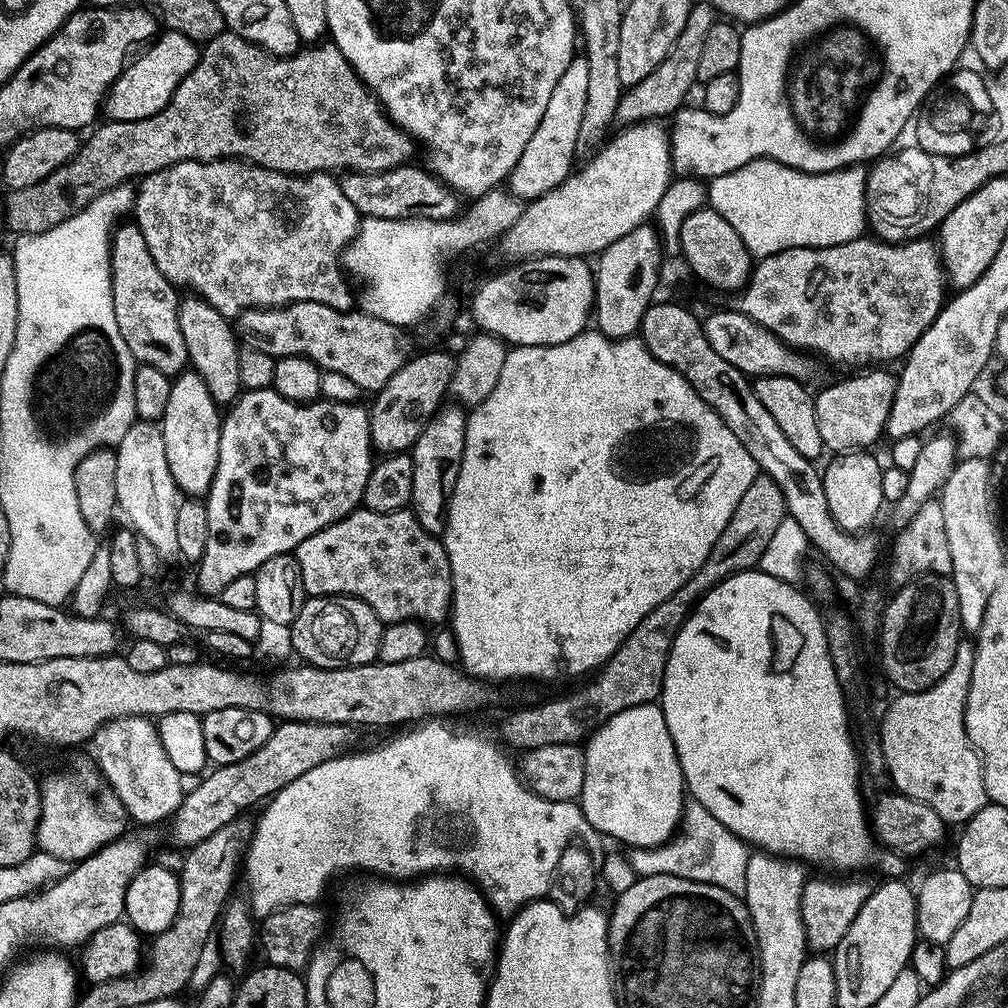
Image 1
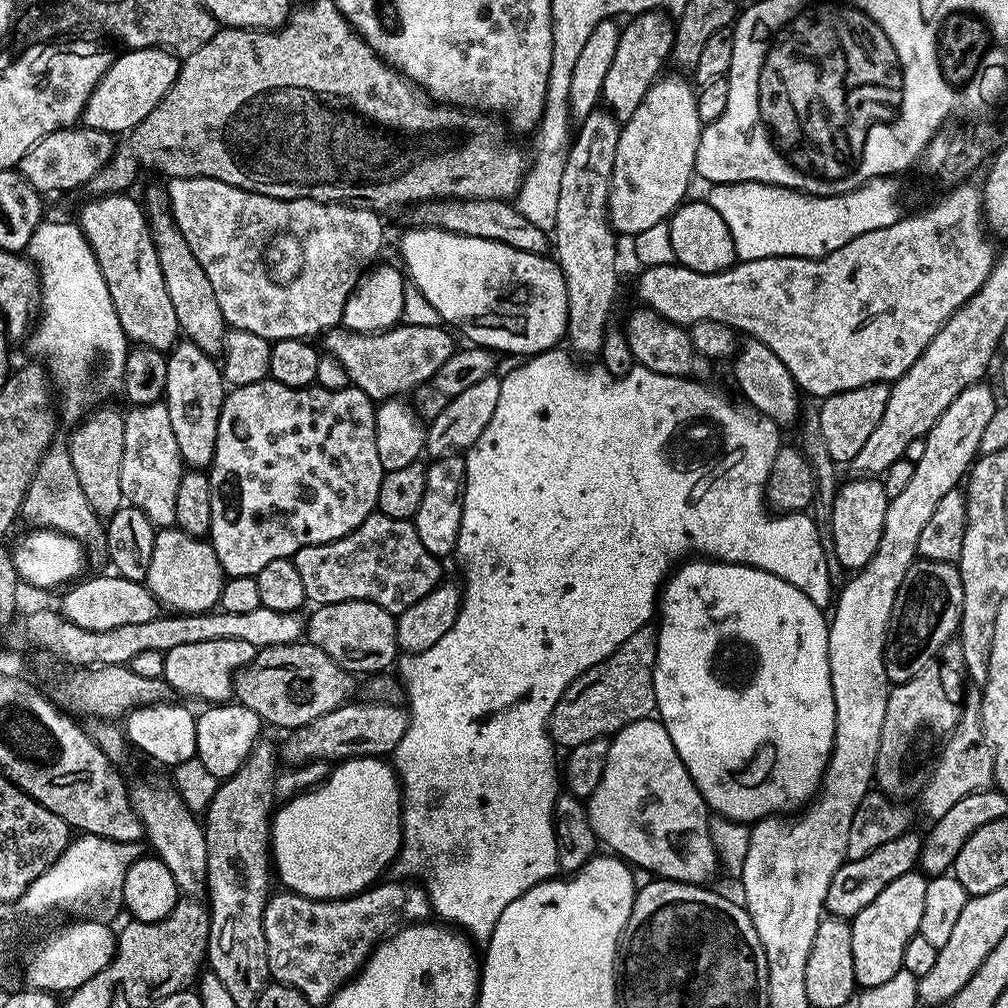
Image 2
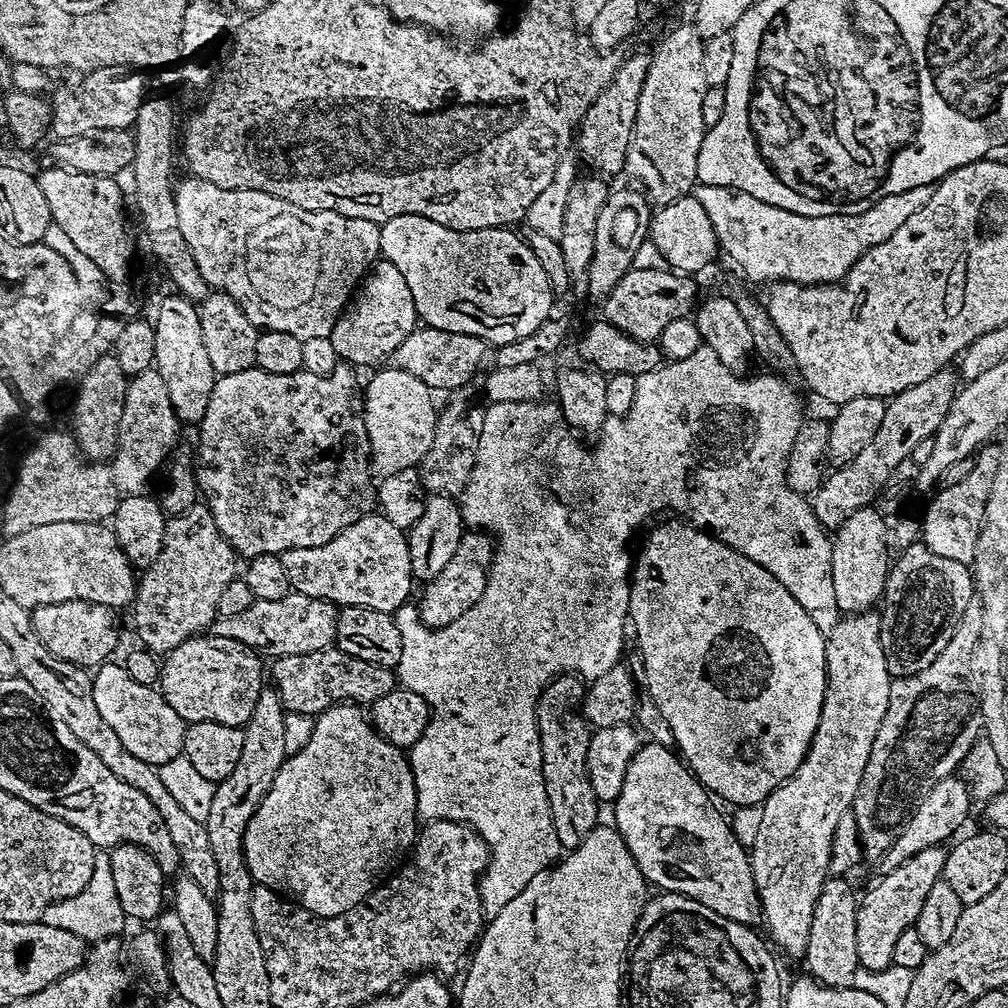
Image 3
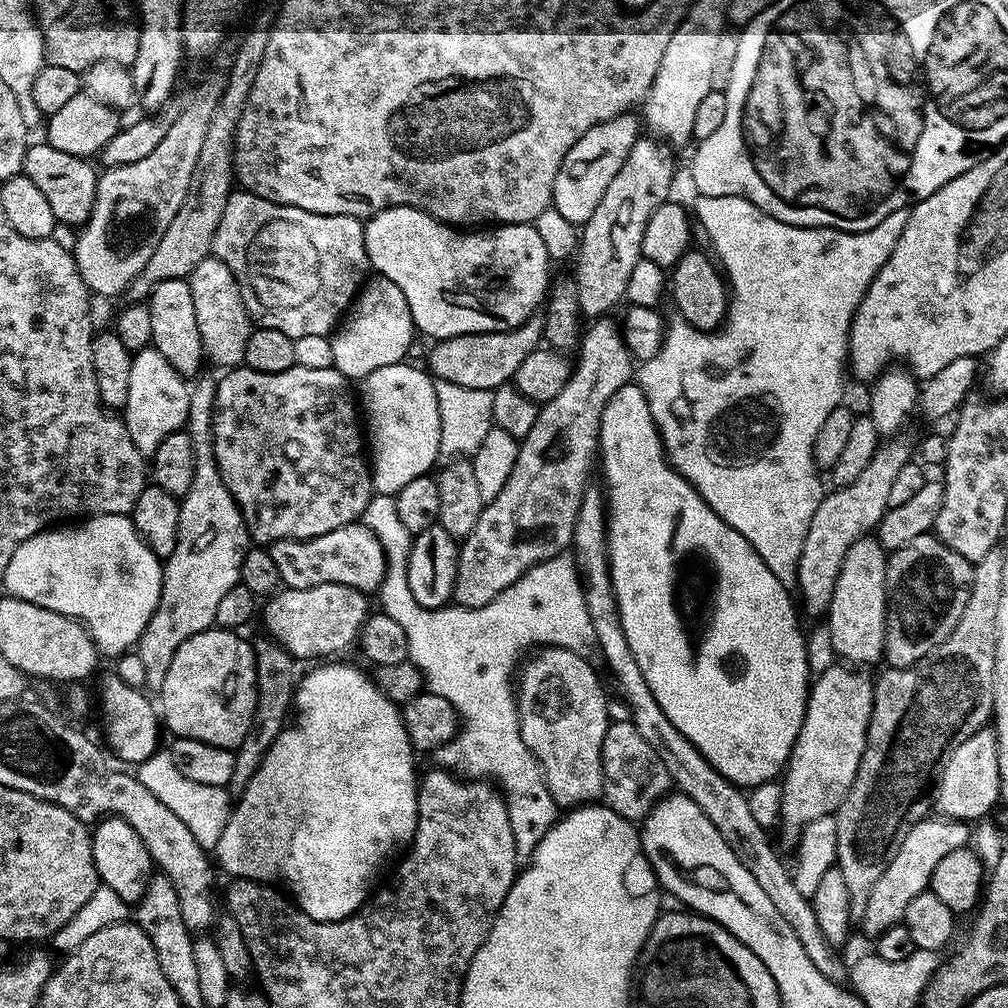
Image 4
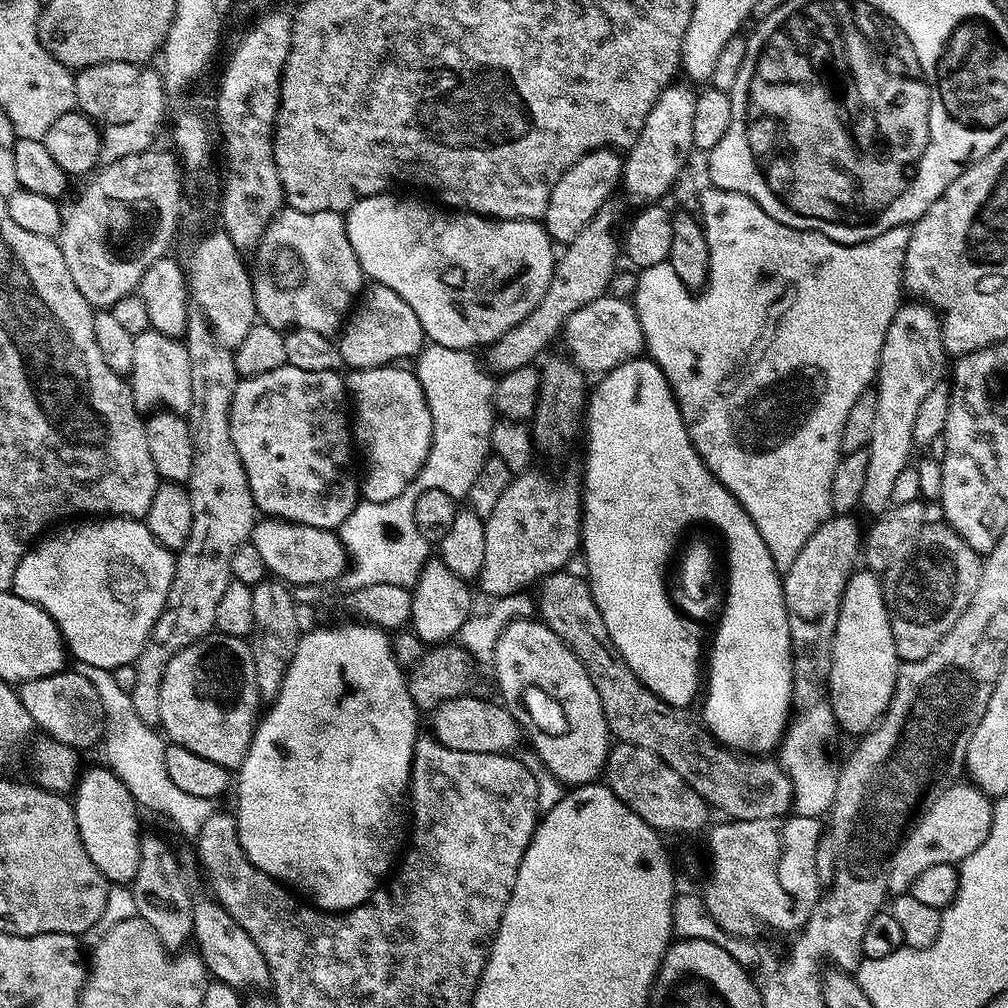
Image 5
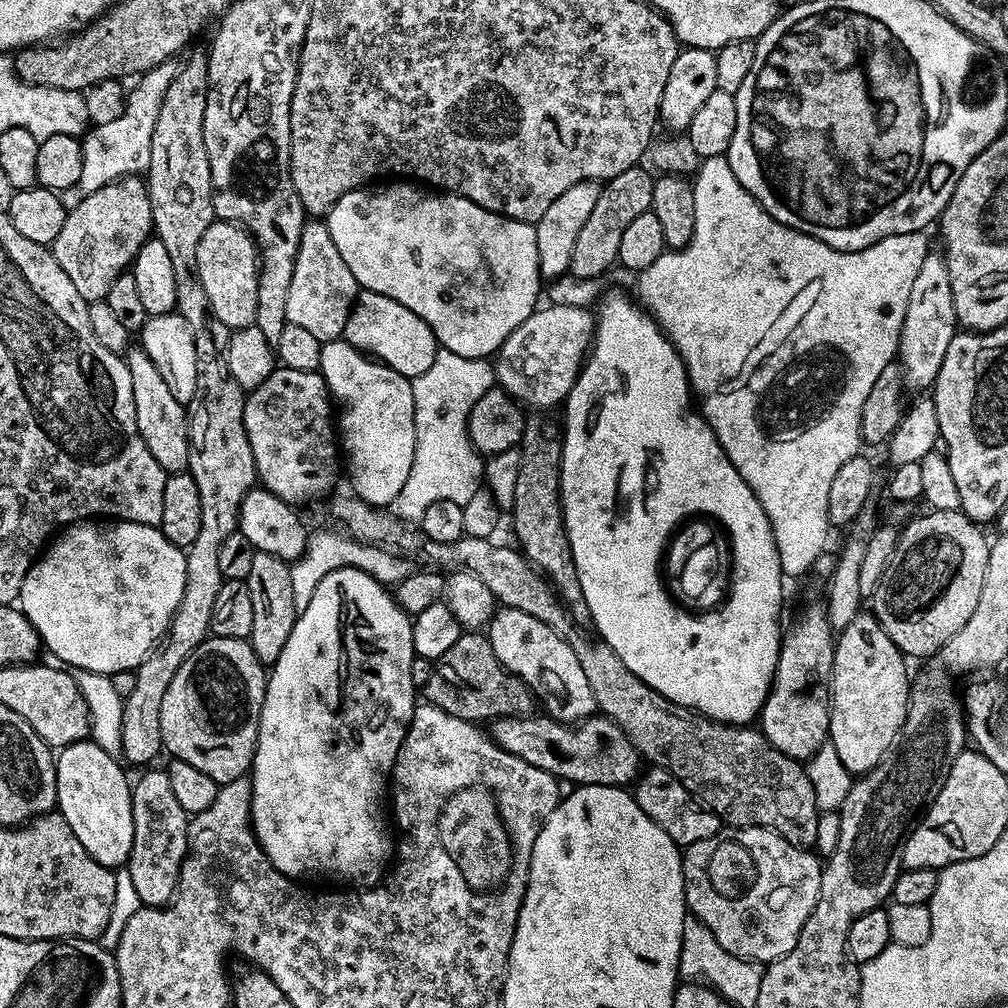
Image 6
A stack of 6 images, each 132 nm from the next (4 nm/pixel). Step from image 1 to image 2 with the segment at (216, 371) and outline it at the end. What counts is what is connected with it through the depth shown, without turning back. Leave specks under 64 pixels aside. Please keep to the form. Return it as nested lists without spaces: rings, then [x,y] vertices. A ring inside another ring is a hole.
[[[163,187],[152,188],[142,196],[142,204],[150,217],[152,240],[158,248],[158,262],[162,266],[162,278],[166,278],[166,294],[170,294],[170,302],[174,305],[174,314],[178,314],[178,326],[181,333],[190,342],[194,342],[207,356],[219,357],[224,350],[224,333],[226,325],[222,306],[218,306],[218,298],[214,295],[214,286],[210,286],[210,278],[206,278],[206,270],[202,270],[202,262],[194,258],[190,246],[178,230],[168,206],[168,194]]]

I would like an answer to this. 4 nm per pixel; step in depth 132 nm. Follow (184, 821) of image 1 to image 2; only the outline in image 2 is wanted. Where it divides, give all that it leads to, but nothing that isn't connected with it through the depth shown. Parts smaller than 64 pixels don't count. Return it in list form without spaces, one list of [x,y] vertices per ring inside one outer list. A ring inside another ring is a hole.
[[[369,699],[368,704],[349,702],[324,714],[322,718],[295,729],[282,754],[294,761],[294,764],[305,762],[339,762],[351,759],[353,756],[387,757],[395,753],[402,734],[408,729],[408,708],[400,702],[381,702]]]

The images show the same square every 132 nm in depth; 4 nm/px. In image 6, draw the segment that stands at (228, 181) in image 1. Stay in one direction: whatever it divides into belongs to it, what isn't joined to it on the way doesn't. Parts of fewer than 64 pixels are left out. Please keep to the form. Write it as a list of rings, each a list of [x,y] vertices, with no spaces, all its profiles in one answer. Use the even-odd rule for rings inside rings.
[[[308,222],[302,230],[298,258],[294,262],[294,278],[290,278],[290,298],[286,306],[288,323],[302,326],[321,342],[339,340],[358,295],[358,285],[350,266],[338,254],[327,223]]]

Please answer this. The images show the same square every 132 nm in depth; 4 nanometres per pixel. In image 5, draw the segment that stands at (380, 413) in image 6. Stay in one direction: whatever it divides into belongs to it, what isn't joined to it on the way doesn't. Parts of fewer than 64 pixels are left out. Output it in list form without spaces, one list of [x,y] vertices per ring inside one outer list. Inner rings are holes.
[[[385,366],[383,368],[357,368],[349,371],[346,376],[346,387],[350,397],[351,407],[354,409],[354,444],[364,455],[364,464],[362,468],[362,479],[360,482],[360,494],[364,500],[370,502],[390,502],[390,498],[398,498],[406,490],[406,486],[412,484],[412,479],[419,474],[426,458],[430,454],[430,442],[432,441],[432,423],[430,422],[430,406],[426,406],[426,394],[422,394],[422,386],[418,382],[415,371],[404,369],[404,366]]]

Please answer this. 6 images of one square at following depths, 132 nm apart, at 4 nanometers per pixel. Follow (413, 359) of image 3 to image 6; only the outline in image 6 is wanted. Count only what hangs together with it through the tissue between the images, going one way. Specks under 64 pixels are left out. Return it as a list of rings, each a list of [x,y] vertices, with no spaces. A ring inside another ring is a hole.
[[[644,166],[622,170],[622,174],[607,181],[601,187],[594,211],[582,225],[582,231],[574,242],[574,254],[570,254],[568,272],[580,280],[592,280],[595,276],[602,275],[611,264],[615,265],[618,261],[618,246],[622,243],[626,226],[630,226],[630,221],[638,218],[638,214],[651,209],[653,194],[654,176],[652,172],[648,173]]]

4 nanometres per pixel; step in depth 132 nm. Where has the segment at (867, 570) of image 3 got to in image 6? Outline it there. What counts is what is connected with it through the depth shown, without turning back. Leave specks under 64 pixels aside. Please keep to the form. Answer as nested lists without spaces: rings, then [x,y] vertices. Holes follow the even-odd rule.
[[[861,610],[845,628],[839,629],[830,685],[832,713],[828,734],[831,744],[838,750],[838,758],[842,758],[842,764],[846,766],[848,772],[863,774],[879,766],[903,732],[910,691],[910,672],[908,676],[908,668],[904,663],[906,663],[904,653],[890,638],[890,634],[882,630],[882,626],[871,611]]]

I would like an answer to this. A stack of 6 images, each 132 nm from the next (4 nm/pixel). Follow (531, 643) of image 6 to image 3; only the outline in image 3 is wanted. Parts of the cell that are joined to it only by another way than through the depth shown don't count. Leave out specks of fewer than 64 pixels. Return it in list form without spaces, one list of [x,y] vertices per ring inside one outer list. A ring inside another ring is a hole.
[[[575,674],[554,676],[536,703],[538,734],[542,742],[542,778],[546,798],[550,798],[554,834],[558,834],[558,842],[564,850],[586,842],[588,835],[601,823],[602,805],[596,799],[586,774],[586,746],[590,746],[592,732],[588,721],[581,715],[585,691],[581,677]]]

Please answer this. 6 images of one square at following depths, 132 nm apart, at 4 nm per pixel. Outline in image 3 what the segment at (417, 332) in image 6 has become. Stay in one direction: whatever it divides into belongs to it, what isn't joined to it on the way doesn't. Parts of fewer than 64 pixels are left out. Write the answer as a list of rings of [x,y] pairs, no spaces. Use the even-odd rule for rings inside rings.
[[[380,258],[372,265],[367,276],[357,287],[350,303],[341,312],[340,317],[336,319],[336,325],[332,331],[331,337],[334,342],[334,350],[338,350],[341,361],[347,362],[353,366],[359,364],[376,364],[387,361],[398,346],[410,335],[418,326],[418,317],[414,298],[410,294],[410,286],[406,286],[406,278],[398,274],[398,266],[394,266],[390,261]]]

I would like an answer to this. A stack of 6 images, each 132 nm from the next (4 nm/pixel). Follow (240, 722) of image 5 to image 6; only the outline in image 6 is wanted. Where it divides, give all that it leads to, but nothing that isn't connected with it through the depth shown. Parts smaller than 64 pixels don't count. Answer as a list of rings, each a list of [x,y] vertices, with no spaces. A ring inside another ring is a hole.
[[[209,635],[192,651],[190,658],[182,662],[178,674],[174,674],[174,682],[170,682],[170,690],[166,690],[166,698],[162,698],[163,751],[169,752],[169,757],[190,762],[190,766],[202,770],[202,774],[210,774],[218,785],[234,782],[234,778],[251,769],[266,689],[265,665],[260,663],[247,640]]]

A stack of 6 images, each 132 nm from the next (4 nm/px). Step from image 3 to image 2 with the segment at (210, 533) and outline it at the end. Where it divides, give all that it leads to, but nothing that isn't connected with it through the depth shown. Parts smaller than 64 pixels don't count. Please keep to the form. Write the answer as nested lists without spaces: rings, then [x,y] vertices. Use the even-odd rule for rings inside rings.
[[[175,526],[157,531],[154,538],[154,554],[150,554],[150,570],[146,583],[161,609],[172,614],[211,612],[219,605],[220,591],[225,579],[211,543],[186,534]]]

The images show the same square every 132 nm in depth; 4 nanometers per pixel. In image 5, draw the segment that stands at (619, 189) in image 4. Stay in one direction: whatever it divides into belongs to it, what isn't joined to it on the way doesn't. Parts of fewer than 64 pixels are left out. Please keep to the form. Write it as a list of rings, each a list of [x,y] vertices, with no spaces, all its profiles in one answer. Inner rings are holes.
[[[673,82],[668,87],[663,88],[660,97],[654,102],[650,114],[646,114],[646,126],[642,126],[642,134],[638,134],[638,142],[634,142],[632,147],[627,149],[622,160],[622,192],[628,195],[628,200],[635,206],[647,206],[663,201],[671,193],[675,180],[689,163],[688,155],[693,155],[692,135],[694,134],[694,102],[696,92],[688,89],[687,83],[679,84]]]

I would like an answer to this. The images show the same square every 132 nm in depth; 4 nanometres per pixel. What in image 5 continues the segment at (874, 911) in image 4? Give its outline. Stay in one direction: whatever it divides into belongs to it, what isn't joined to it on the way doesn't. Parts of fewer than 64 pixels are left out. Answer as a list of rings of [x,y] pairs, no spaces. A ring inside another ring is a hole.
[[[971,782],[952,784],[950,790],[946,790],[946,794],[942,794],[942,798],[938,798],[938,802],[934,802],[934,806],[930,806],[930,810],[918,822],[918,826],[914,826],[912,833],[900,843],[900,849],[890,862],[889,893],[893,897],[905,895],[911,889],[914,878],[918,878],[918,874],[922,874],[922,870],[927,870],[929,866],[935,864],[959,865],[960,861],[965,860],[970,854],[974,854],[974,850],[978,850],[978,846],[982,846],[982,842],[986,842],[986,834],[990,834],[991,821],[992,800],[981,788],[977,788]]]

